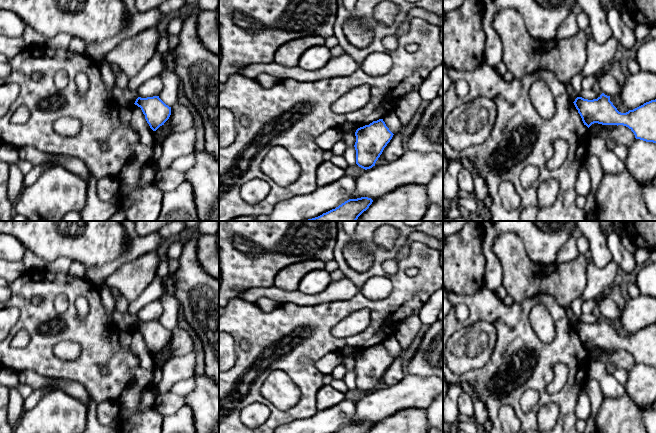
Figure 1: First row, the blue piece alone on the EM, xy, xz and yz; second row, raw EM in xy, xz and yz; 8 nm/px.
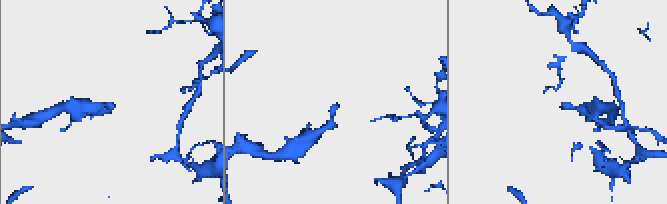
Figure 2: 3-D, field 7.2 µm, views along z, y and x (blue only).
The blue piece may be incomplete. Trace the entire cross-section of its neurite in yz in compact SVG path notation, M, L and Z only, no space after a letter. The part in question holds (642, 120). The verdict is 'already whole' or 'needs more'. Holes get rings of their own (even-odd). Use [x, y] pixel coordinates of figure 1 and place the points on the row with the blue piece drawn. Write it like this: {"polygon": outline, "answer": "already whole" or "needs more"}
{"polygon": "M602 93L597 99L577 97L573 102L584 125L623 125L628 127L636 139L656 143L656 99L621 113L610 101L610 96Z", "answer": "already whole"}

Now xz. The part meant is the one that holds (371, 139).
{"polygon": "M383 119L373 121L356 130L356 164L367 170L375 166L384 148L393 137Z", "answer": "already whole"}

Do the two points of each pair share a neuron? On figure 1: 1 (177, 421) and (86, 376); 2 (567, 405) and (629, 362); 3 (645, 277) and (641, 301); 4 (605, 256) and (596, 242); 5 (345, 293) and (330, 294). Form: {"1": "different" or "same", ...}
{"1": "different", "2": "different", "3": "different", "4": "same", "5": "same"}

